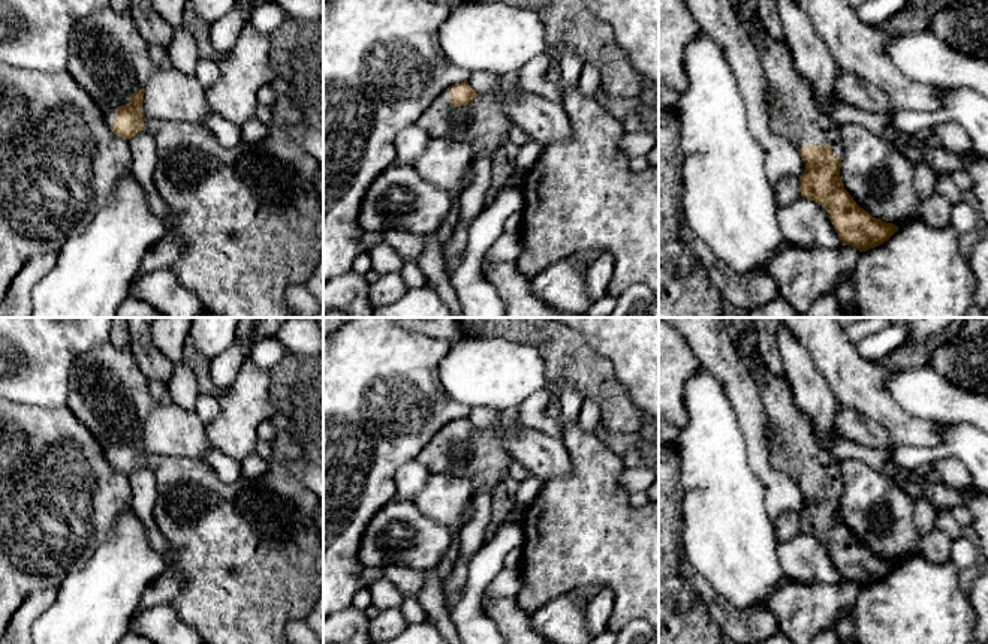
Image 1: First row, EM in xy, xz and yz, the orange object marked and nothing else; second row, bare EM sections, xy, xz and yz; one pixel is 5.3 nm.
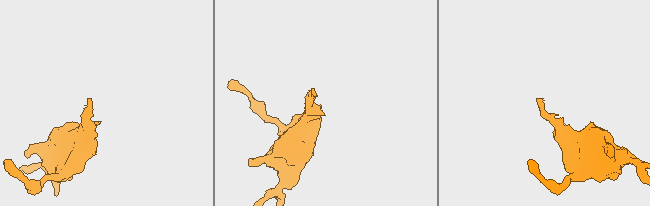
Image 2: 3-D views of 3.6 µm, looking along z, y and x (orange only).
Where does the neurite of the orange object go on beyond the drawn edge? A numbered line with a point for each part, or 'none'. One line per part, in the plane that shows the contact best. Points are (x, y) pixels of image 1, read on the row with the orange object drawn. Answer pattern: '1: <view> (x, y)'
1: yz (797, 117)

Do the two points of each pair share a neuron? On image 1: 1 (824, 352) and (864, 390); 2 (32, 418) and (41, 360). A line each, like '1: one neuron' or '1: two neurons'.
1: one neuron
2: two neurons

